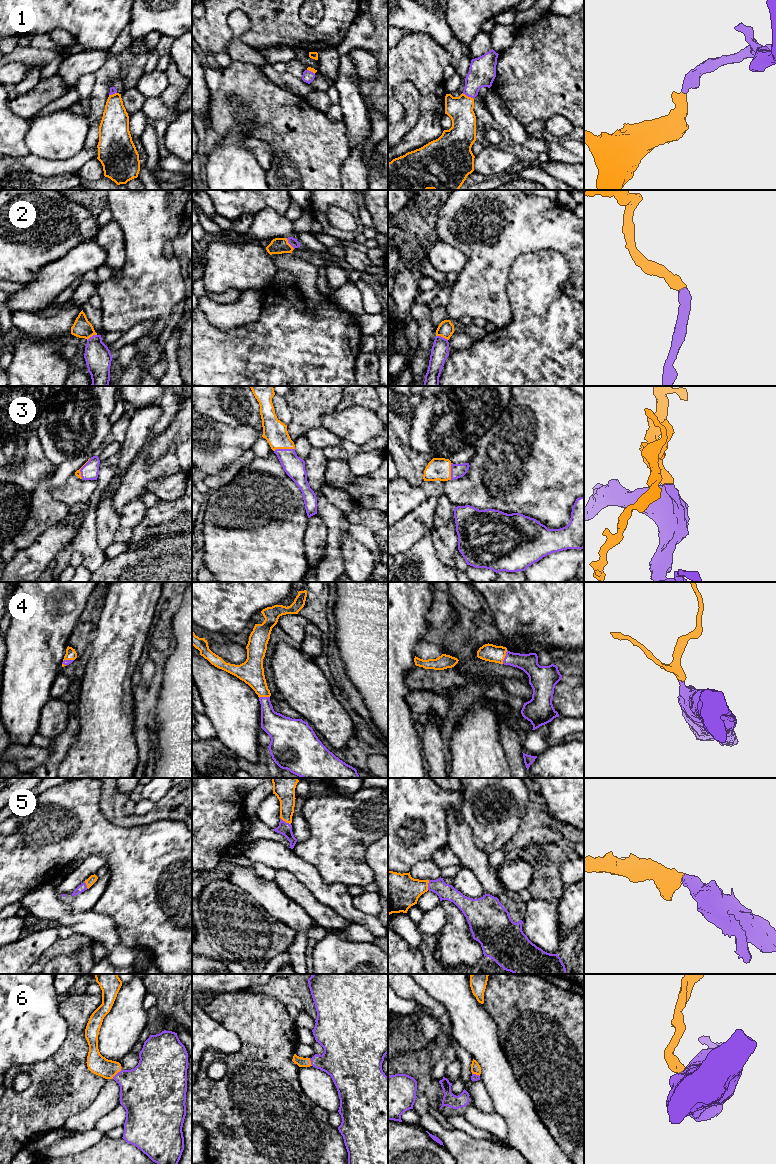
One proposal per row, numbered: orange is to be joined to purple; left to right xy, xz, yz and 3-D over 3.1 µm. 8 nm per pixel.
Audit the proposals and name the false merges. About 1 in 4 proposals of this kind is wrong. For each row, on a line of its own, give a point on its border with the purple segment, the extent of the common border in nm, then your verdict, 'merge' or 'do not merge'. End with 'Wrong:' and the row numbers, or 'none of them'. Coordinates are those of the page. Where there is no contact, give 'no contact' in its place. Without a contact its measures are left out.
1: contact yz (468, 96); length 110 nm; merge
2: contact yz (442, 337); length 100 nm; merge
3: contact xz (284, 449); length 170 nm; merge
4: contact yz (505, 657); length 120 nm; merge
5: contact xz (284, 821); length 110 nm; merge
6: contact xy (116, 1074); length 110 nm; merge
Wrong: none of them

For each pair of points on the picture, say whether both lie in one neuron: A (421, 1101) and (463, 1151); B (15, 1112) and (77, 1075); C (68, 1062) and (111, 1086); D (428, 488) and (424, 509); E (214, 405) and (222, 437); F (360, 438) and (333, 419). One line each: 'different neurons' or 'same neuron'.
A: same neuron
B: same neuron
C: different neurons
D: different neurons
E: different neurons
F: same neuron

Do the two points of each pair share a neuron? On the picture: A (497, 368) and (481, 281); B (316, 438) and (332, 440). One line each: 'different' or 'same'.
A: different
B: same

